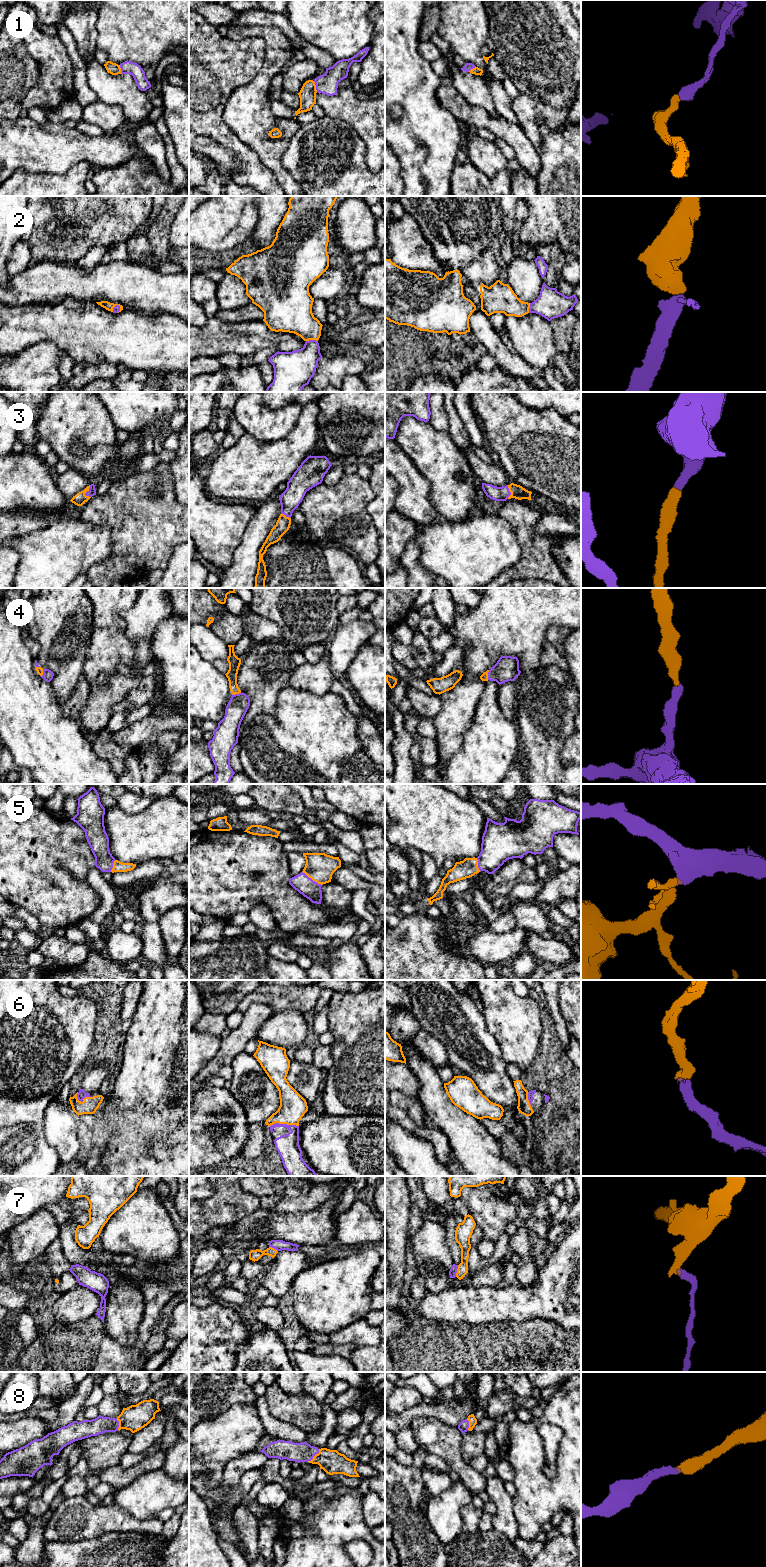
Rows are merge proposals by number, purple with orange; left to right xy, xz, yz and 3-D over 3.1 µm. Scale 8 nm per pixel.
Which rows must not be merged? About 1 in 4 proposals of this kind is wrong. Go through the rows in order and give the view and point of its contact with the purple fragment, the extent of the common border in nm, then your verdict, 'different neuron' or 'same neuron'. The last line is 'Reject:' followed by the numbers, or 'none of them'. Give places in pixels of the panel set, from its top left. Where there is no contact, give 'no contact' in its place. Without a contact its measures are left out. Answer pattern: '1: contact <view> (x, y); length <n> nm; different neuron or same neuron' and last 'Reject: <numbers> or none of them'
1: contact xz (316, 86); length 90 nm; same neuron
2: contact xz (311, 340); length 100 nm; same neuron
3: contact xy (86, 492); length 100 nm; same neuron
4: contact yz (488, 675); length 80 nm; same neuron
5: contact xz (311, 879); length 200 nm; same neuron
6: contact xz (284, 1124); length 240 nm; same neuron
7: contact yz (456, 1271); length 100 nm; different neuron
8: contact xz (314, 1455); length 140 nm; same neuron
Reject: 7

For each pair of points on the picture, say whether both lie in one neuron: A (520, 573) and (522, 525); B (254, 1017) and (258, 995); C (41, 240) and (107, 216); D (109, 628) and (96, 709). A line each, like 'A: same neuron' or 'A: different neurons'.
A: same neuron
B: different neurons
C: same neuron
D: same neuron

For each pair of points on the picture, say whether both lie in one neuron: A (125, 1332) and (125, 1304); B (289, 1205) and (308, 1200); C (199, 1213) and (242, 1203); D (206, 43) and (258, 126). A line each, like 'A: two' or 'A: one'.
A: one
B: one
C: one
D: two

